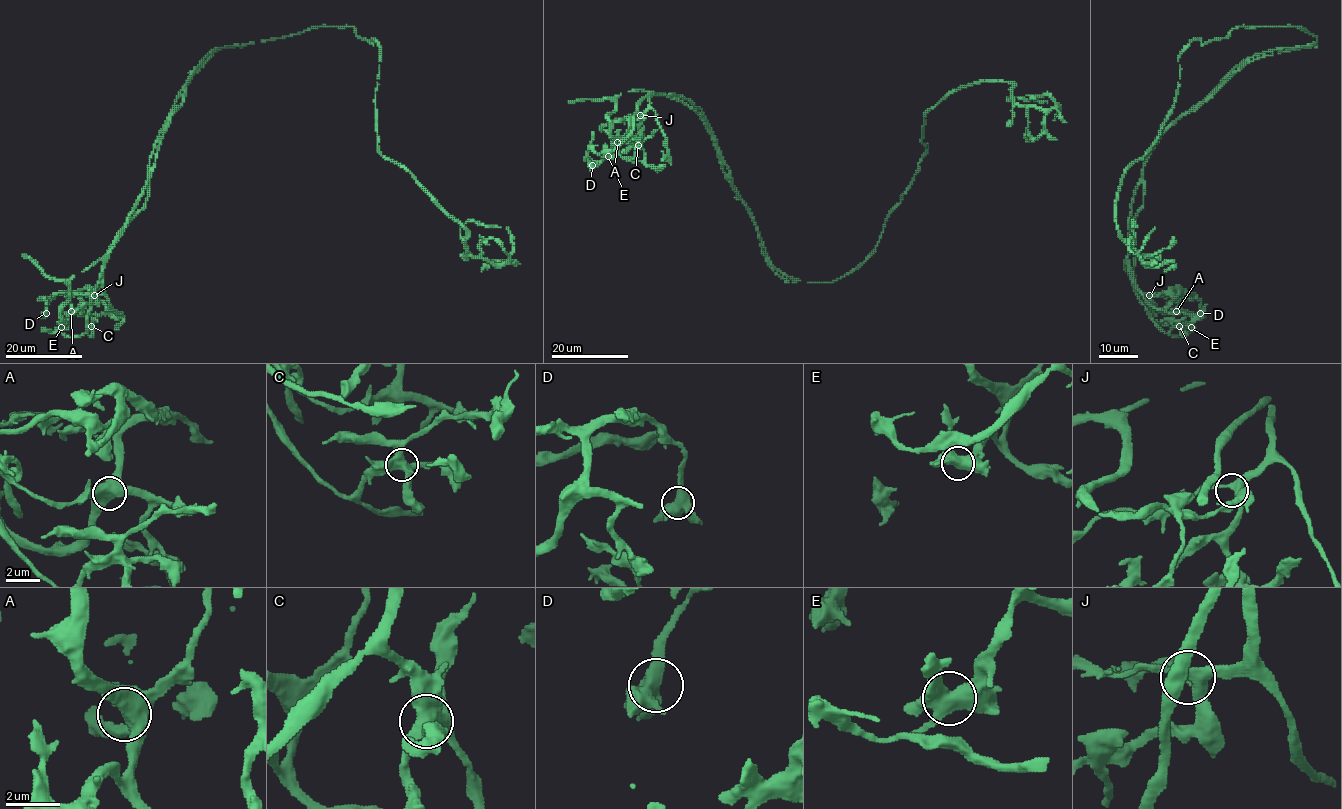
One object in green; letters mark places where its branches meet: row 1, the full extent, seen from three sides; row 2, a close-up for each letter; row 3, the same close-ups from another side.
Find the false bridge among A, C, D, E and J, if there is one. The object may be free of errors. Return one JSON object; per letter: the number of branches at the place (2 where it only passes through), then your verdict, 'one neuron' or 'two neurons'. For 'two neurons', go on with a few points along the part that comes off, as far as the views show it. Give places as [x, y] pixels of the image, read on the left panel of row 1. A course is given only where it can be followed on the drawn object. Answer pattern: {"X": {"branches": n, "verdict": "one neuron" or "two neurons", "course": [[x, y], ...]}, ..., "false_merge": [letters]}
{"A": {"branches": 4, "verdict": "one neuron"}, "C": {"branches": 4, "verdict": "two neurons", "course": [[91, 326], [85, 333], [105, 257], [150, 175], [160, 137], [183, 102], [186, 86], [215, 51], [250, 43]]}, "D": {"branches": 4, "verdict": "one neuron"}, "E": {"branches": 4, "verdict": "one neuron"}, "J": {"branches": 4, "verdict": "one neuron"}, "false_merge": ["C"]}

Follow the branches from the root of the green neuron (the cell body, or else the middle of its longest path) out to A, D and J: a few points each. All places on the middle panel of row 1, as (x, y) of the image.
A: (800, 280), (771, 263), (724, 174), (713, 131), (689, 99), (652, 94), (617, 142)
D: (800, 280), (771, 263), (724, 174), (713, 131), (689, 99), (652, 94), (642, 136), (592, 165)
J: (800, 280), (771, 263), (748, 209), (724, 174), (702, 111), (685, 98), (652, 94), (640, 115)

